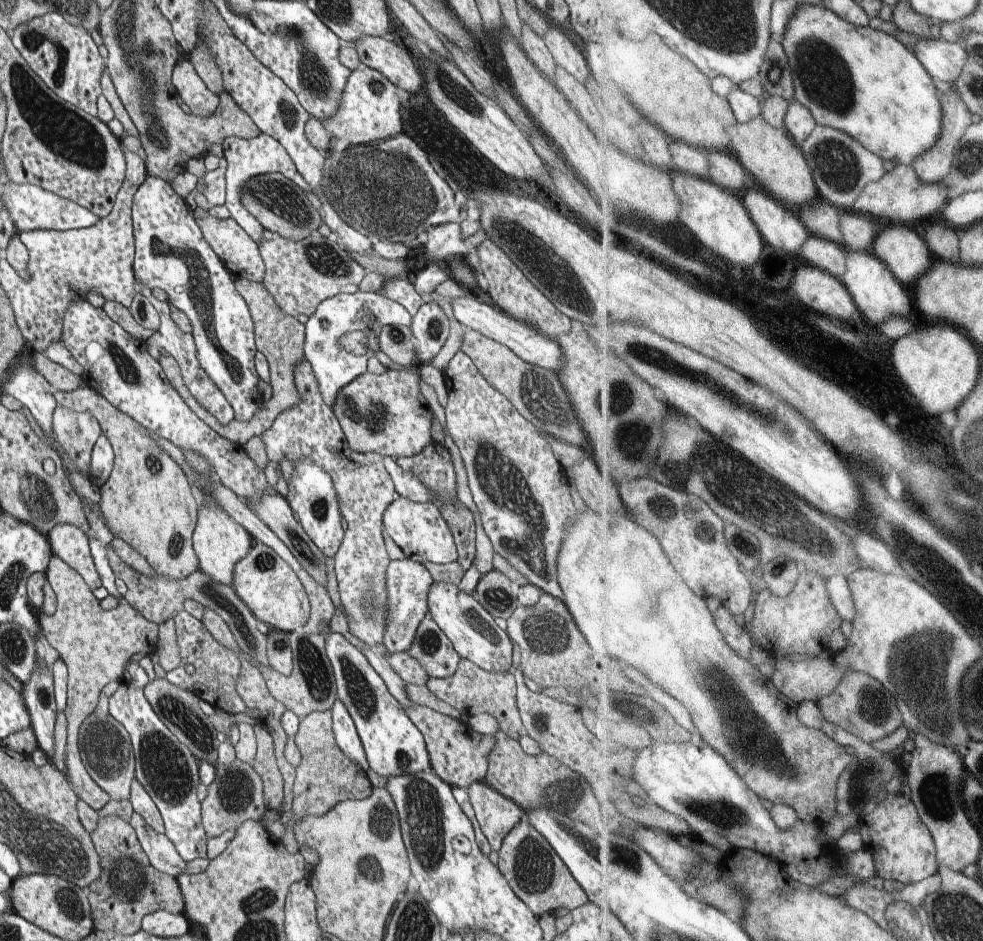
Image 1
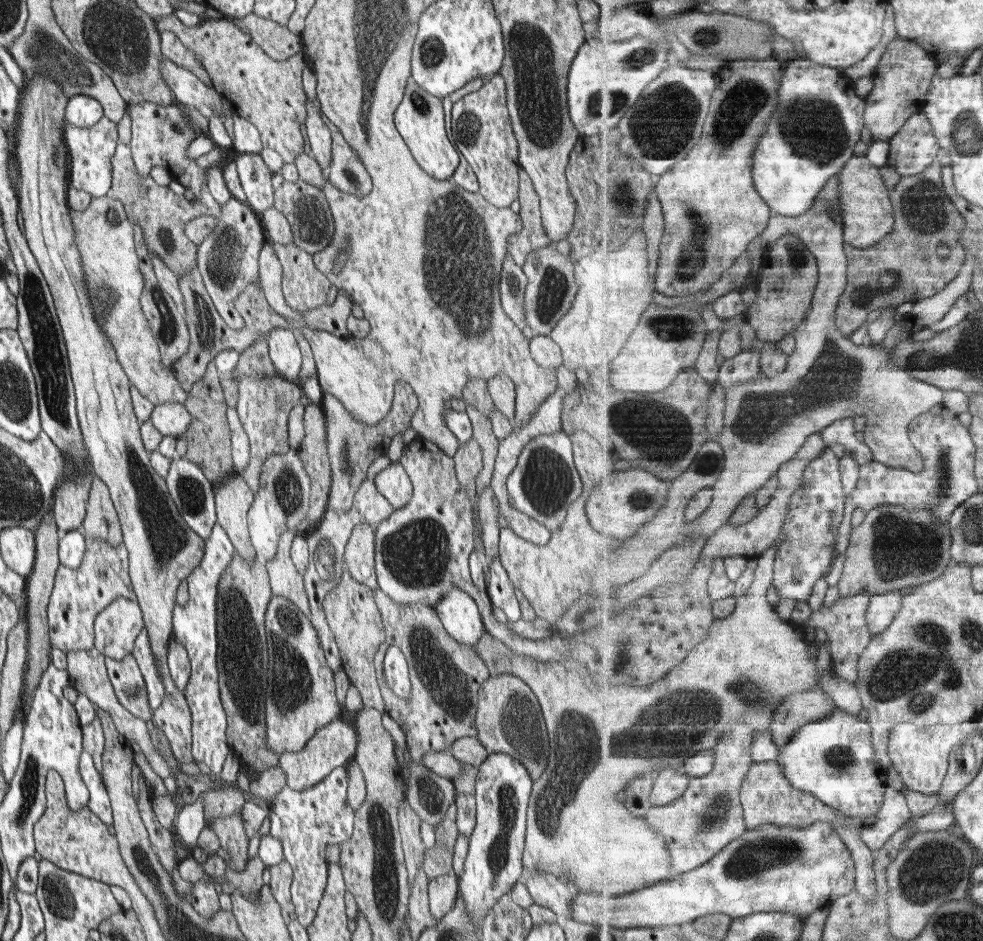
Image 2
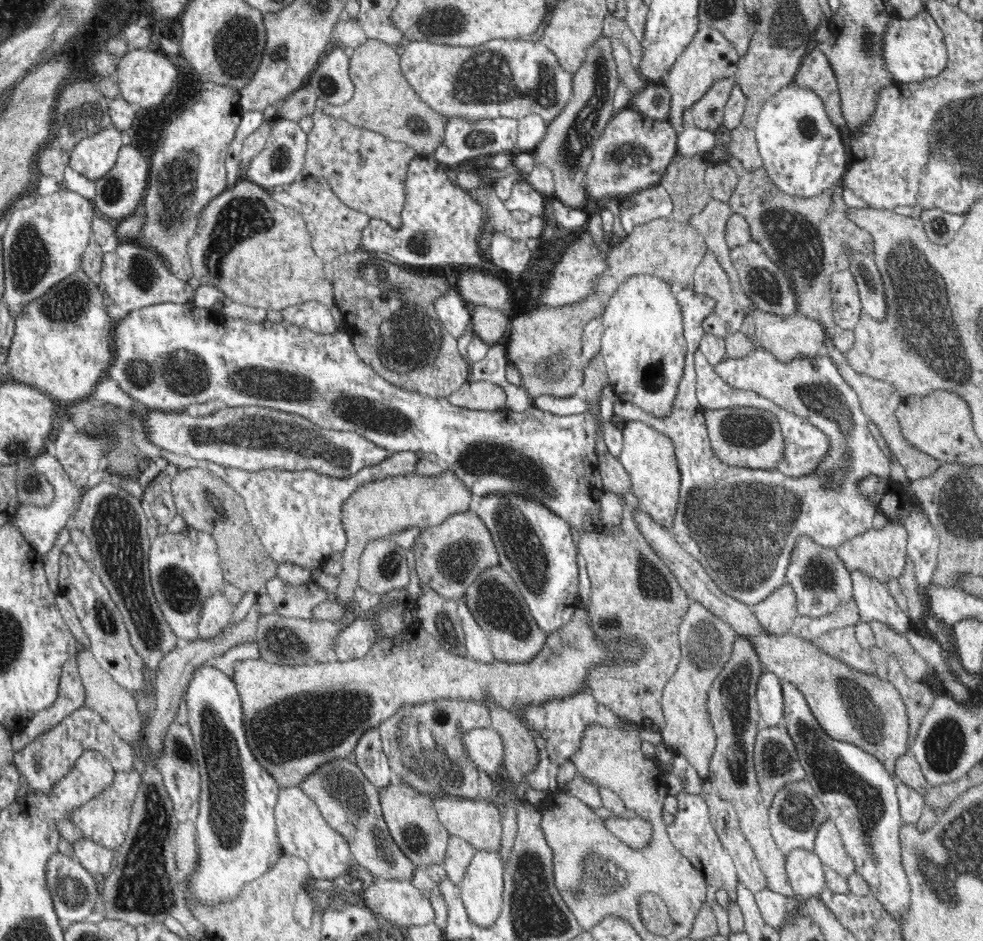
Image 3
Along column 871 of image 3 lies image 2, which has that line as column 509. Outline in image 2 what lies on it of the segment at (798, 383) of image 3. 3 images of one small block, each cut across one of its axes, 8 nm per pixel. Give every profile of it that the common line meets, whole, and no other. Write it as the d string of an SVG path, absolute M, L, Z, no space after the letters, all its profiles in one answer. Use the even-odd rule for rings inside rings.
M563 364L562 366L558 366L554 369L555 376L558 380L558 386L554 390L554 393L551 396L548 396L535 410L536 413L526 421L526 423L522 423L520 427L513 427L513 431L506 435L504 439L500 439L498 441L498 453L496 453L495 466L493 469L493 476L490 482L490 488L493 490L496 498L498 498L498 512L500 512L500 517L506 518L506 522L508 522L508 528L522 537L524 540L528 542L539 544L540 546L544 546L551 537L551 530L548 530L546 526L544 526L541 522L538 522L536 519L533 519L531 516L524 514L516 510L512 505L510 505L510 501L508 501L508 493L507 493L507 481L510 477L510 474L514 471L514 468L517 466L518 457L522 454L522 448L530 442L530 439L536 437L536 435L540 434L552 434L556 432L562 431L562 406L563 399L574 389L576 389L576 385L580 380L582 374L577 371L571 369L571 367Z

